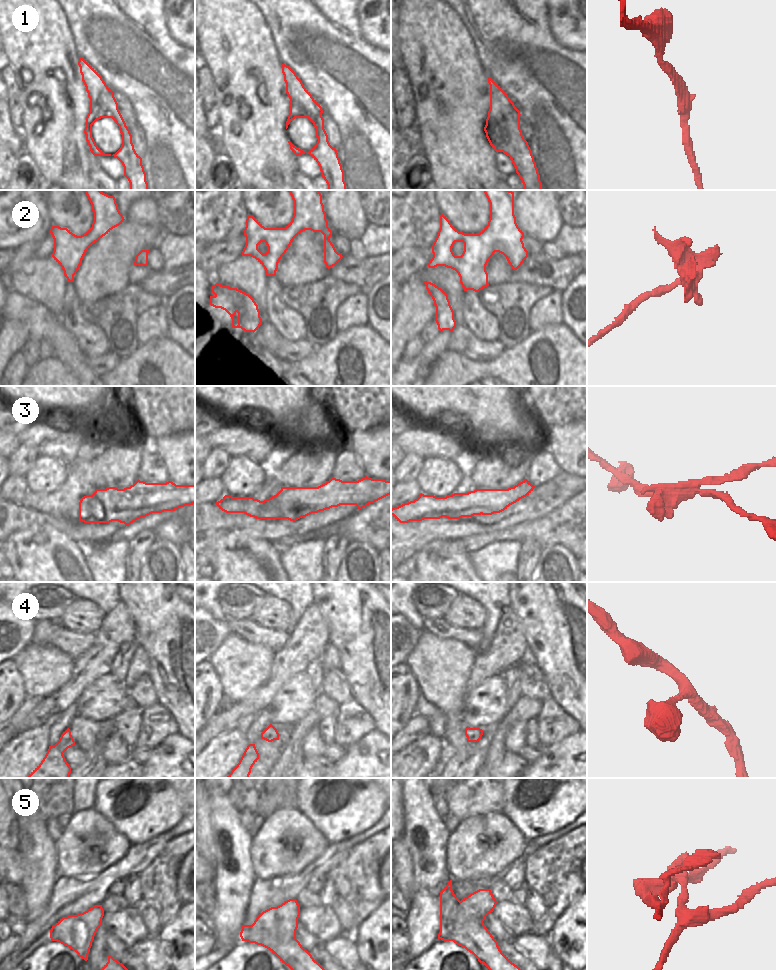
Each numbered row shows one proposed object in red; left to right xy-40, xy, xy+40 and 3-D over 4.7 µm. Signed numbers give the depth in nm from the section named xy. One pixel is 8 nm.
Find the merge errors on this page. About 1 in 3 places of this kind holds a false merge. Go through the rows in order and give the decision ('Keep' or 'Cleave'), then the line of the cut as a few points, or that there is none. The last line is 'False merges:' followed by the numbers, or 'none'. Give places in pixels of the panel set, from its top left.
1: Keep. No split
2: Cleave. Split along xy-40 (134, 261), (137, 264)
3: Cleave. Split along xy+40 (466, 493), (465, 497), (476, 508), (487, 507), (492, 510)
4: Keep. No split
5: Cleave. Split along xy+40 (447, 908), (453, 936), (475, 935), (477, 927), (483, 923)
False merges: 2, 3, 5

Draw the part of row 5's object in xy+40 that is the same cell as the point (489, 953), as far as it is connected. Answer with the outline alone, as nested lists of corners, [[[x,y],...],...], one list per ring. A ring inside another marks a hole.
[[[452,879],[440,892],[440,932],[438,939],[453,941],[461,947],[475,945],[478,948],[478,953],[474,956],[489,970],[522,970],[500,950],[498,942],[484,923],[478,926],[477,935],[453,937],[452,924],[448,916],[449,907],[458,914],[460,913],[460,900],[452,890]]]

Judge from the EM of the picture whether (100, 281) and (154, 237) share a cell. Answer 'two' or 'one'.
one

